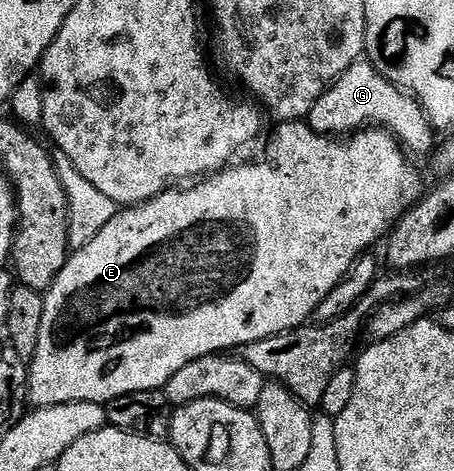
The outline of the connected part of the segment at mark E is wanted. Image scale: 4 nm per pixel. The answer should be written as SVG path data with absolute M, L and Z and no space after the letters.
M283 122L276 128L279 129L267 144L267 157L264 160L256 164L227 166L190 186L172 186L143 204L124 207L116 211L115 217L85 247L75 248L68 255L67 265L61 274L57 274L43 297L44 314L37 335L37 348L29 361L31 373L27 398L35 408L79 401L106 405L113 398L121 398L121 394L154 388L163 390L169 378L181 370L181 366L189 366L189 362L197 362L197 358L239 350L261 338L269 338L308 323L314 317L320 301L342 282L356 261L370 249L367 247L379 239L380 243L424 195L423 180L418 170L407 161L408 153L395 135L382 126L364 126L346 138L320 136L306 122Z

